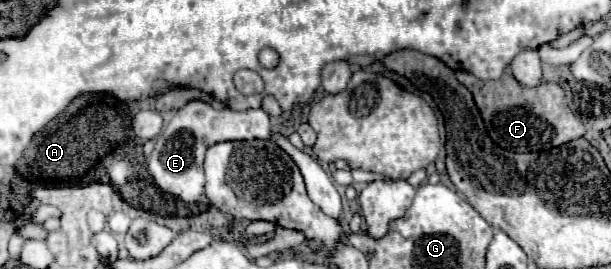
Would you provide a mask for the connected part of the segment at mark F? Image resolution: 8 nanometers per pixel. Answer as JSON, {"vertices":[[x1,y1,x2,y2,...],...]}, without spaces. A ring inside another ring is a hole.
{"vertices":[[506,70,500,80,480,80,470,72,456,72,456,78,472,92,476,106,484,118,486,130,500,148,512,152,540,152,540,134,542,150,550,150,576,140,586,132,584,124,568,108,564,90,558,84,544,82,536,88,524,88,516,82,510,70]]}

